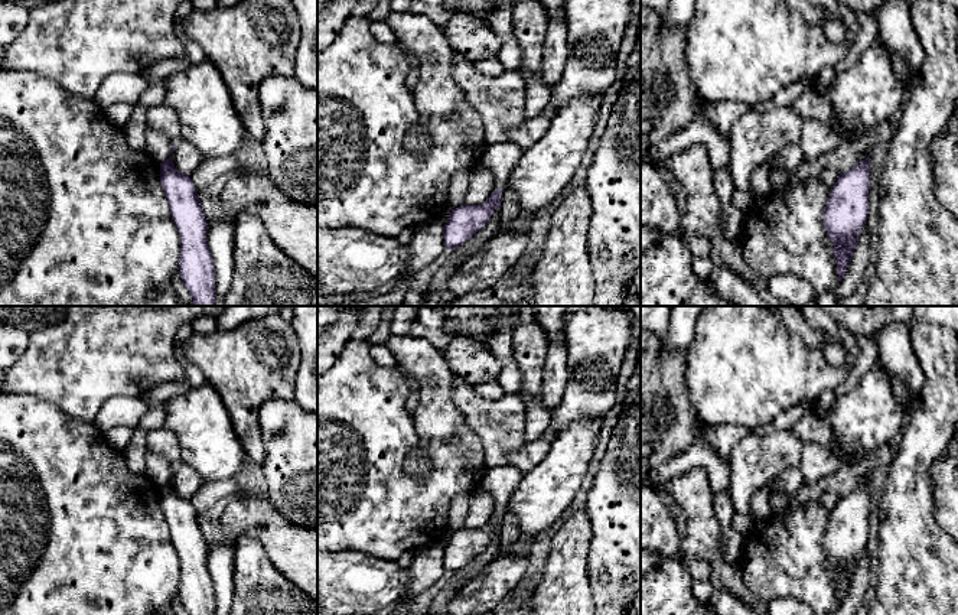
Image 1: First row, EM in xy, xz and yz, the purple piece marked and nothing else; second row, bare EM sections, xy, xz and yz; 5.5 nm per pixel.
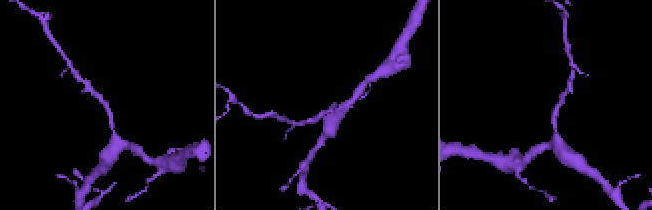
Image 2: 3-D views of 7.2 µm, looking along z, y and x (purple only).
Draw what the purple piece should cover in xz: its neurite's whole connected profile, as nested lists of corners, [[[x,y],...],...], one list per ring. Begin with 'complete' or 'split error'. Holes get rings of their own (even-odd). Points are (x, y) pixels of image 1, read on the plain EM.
split error; [[[511,465],[486,466],[480,489],[493,497],[496,511],[483,527],[462,528],[450,536],[443,550],[443,563],[447,572],[454,573],[470,563],[501,531],[502,512],[518,488],[522,475],[521,471]]]

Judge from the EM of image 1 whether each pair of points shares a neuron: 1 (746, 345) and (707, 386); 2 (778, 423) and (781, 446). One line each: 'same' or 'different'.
1: same
2: different

